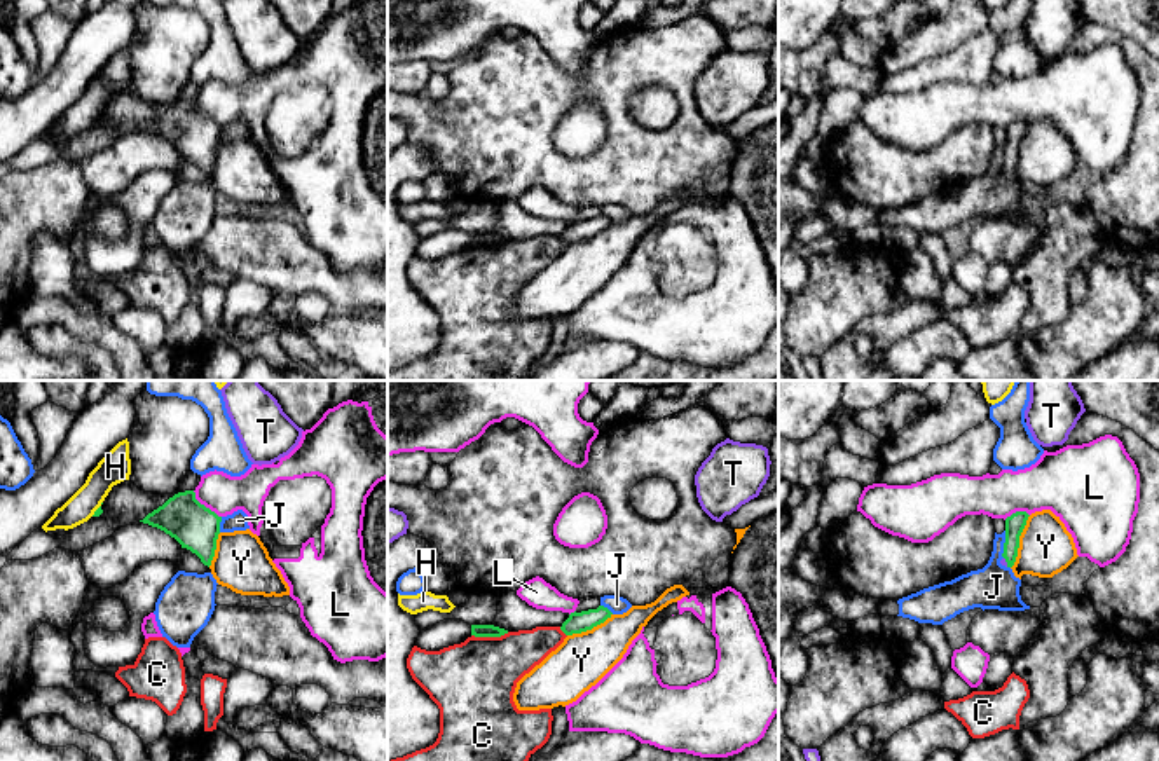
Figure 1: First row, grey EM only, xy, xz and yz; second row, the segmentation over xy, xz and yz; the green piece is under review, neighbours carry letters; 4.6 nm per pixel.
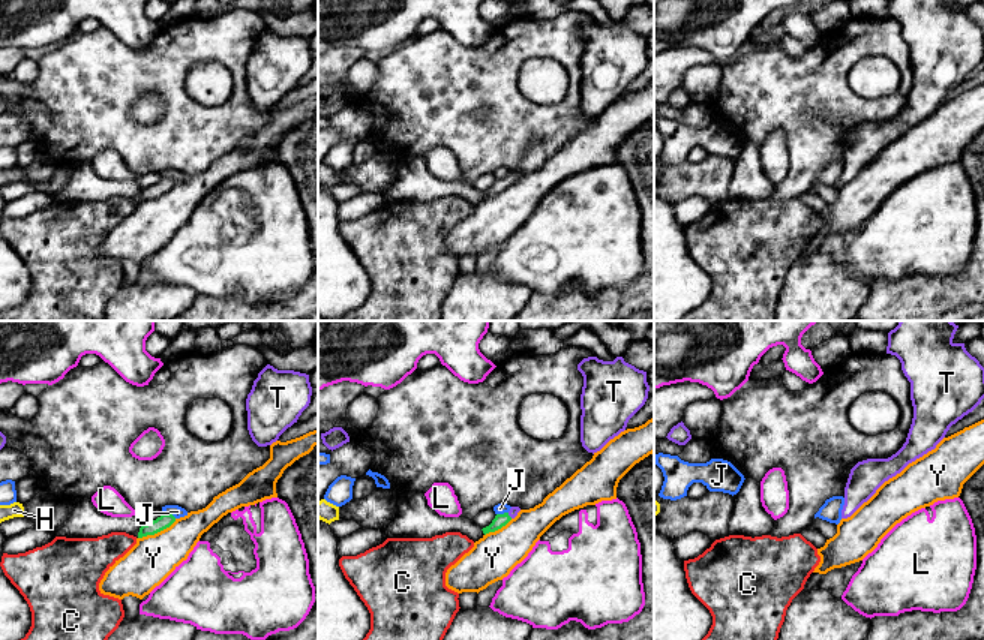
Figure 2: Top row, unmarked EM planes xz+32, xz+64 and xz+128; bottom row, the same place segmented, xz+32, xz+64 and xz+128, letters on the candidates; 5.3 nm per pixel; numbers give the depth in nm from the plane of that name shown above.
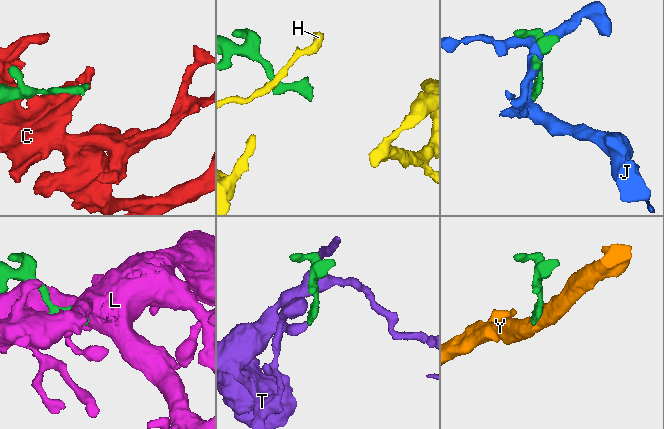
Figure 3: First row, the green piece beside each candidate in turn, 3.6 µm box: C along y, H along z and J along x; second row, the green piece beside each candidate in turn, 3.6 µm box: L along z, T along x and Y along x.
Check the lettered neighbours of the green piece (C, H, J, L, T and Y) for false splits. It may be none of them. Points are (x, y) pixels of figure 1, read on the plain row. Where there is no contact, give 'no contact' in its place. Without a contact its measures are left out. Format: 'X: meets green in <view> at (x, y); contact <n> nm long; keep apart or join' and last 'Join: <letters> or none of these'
C: meets green in xz at (489, 245); contact 180 nm long; keep apart
H: meets green in xy at (98, 117); contact 90 nm long; keep apart
J: meets green in yz at (1004, 154); contact 130 nm long; keep apart
L: meets green in xy at (203, 114); contact 180 nm long; keep apart
T: meets green in yz at (1006, 170); contact 50 nm long; join
Y: meets green in yz at (1018, 150); contact 260 nm long; keep apart
Join: T

